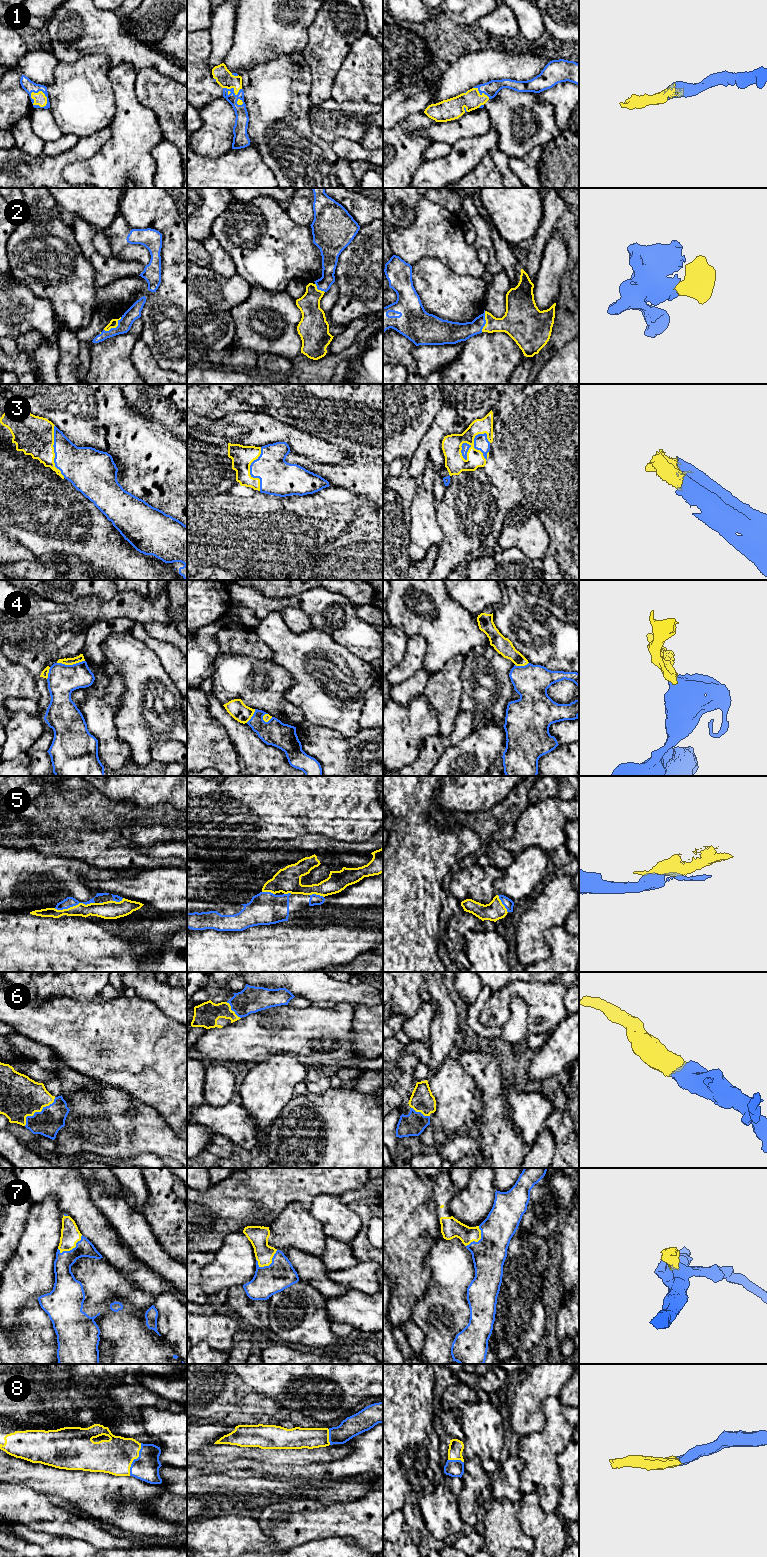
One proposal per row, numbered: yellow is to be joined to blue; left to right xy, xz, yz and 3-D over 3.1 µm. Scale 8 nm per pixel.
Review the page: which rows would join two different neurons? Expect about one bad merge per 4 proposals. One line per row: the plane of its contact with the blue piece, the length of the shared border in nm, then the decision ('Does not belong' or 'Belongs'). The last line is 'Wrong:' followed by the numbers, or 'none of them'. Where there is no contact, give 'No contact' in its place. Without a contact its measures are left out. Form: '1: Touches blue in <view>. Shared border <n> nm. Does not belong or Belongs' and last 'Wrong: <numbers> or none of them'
1: Touches blue in xy. Shared border 170 nm. Belongs
2: Touches blue in xy. Shared border 180 nm. Belongs
3: Touches blue in yz. Shared border 220 nm. Belongs
4: Touches blue in xy. Shared border 220 nm. Does not belong
5: Touches blue in xy. Shared border 340 nm. Belongs
6: Touches blue in xy. Shared border 340 nm. Belongs
7: Touches blue in xy. Shared border 240 nm. Belongs
8: Touches blue in xy. Shared border 280 nm. Belongs
Wrong: 4

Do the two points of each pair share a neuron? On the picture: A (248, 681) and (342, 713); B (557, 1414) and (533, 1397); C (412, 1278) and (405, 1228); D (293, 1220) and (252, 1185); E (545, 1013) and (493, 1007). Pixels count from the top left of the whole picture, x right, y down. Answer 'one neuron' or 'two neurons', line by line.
A: two neurons
B: two neurons
C: one neuron
D: two neurons
E: one neuron

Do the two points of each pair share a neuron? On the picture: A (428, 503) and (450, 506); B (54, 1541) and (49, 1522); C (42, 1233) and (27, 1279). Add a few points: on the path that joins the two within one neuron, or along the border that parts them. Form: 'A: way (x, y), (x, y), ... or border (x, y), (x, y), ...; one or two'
A: border (437, 501), (436, 521), (441, 527); two
B: border (29, 1529), (75, 1539); two
C: way (38, 1244), (31, 1268); one

